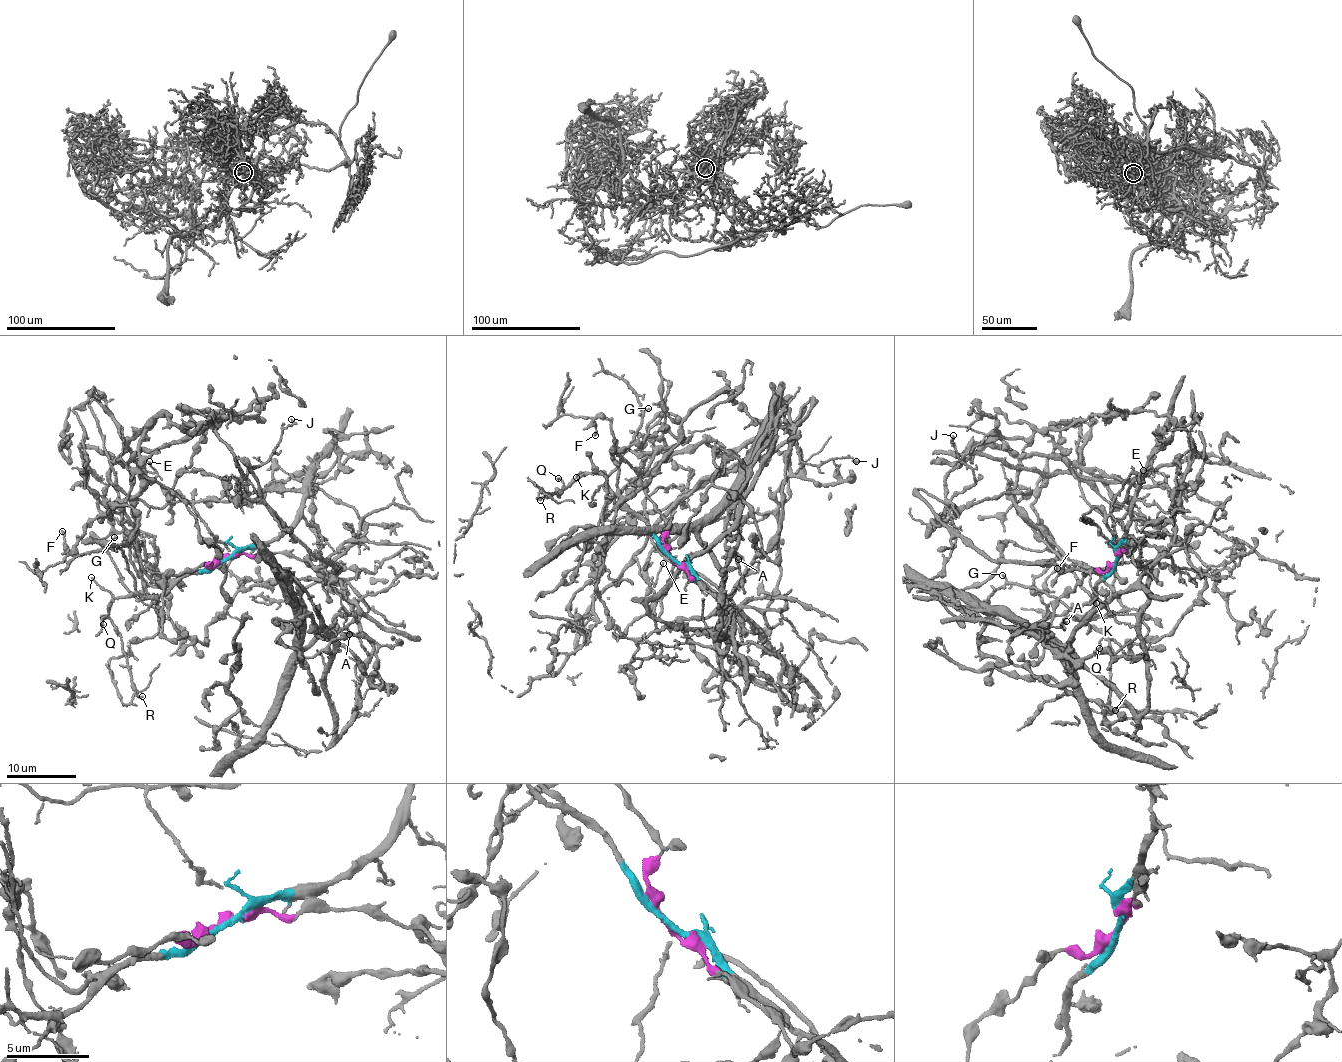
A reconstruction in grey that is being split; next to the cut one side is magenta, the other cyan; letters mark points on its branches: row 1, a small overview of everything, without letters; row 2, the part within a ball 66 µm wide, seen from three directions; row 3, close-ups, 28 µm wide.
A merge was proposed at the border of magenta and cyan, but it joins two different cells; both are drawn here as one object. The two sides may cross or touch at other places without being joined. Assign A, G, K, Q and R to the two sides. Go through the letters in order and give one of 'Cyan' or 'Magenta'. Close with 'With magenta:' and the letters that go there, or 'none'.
A: Magenta
G: Cyan
K: Cyan
Q: Cyan
R: Cyan
With magenta: A

